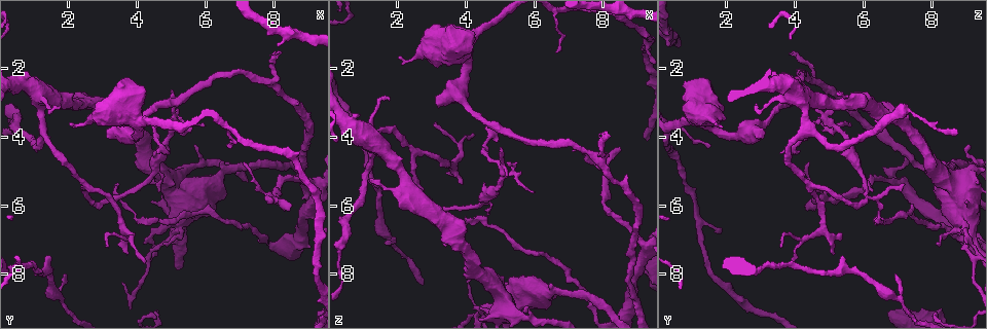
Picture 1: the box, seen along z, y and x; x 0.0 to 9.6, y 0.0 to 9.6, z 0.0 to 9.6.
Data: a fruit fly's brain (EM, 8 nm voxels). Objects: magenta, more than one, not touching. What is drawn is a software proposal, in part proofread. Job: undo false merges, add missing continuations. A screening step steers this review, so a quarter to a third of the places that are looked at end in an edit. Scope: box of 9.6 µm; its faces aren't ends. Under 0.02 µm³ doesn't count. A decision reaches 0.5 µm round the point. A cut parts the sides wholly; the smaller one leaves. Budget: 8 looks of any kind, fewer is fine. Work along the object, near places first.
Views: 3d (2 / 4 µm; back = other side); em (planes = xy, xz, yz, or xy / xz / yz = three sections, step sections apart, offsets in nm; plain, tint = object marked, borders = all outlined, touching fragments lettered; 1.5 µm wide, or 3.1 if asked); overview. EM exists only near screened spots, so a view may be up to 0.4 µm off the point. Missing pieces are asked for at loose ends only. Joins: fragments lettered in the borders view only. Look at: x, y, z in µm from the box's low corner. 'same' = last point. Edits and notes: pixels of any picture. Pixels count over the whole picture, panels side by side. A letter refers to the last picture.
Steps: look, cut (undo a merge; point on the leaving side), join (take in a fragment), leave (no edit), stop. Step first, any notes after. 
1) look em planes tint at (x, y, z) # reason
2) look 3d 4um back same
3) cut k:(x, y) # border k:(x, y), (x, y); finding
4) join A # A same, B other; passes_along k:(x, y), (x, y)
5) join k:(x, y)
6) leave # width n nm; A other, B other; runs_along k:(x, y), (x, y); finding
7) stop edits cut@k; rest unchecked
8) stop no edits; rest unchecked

look em planes borders at (3.15, 3.85, 3.05) # an open end

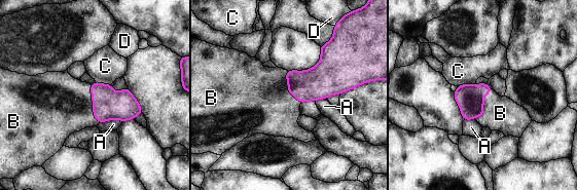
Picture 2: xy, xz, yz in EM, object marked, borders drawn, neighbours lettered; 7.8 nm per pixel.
join B # A other, B same, C other, D other; it goes on there

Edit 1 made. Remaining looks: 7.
look em xy step 4 tint at (5.10, 3.50, 4.90) # sharp bend

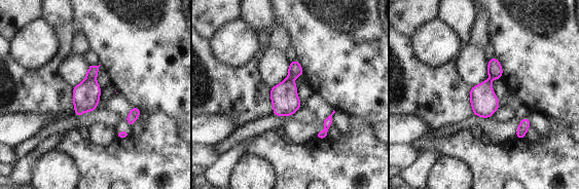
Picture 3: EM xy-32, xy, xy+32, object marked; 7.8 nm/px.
look em planes borders same

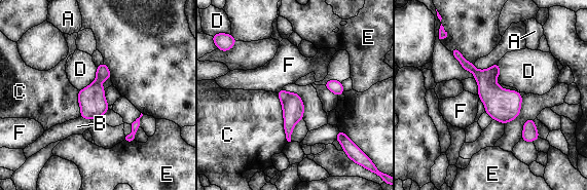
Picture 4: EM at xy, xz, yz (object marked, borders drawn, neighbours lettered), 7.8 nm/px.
leave # A other, B other, C other, D other, E other, F other; border 4:(97, 67), (96, 79), (79, 90); continuous, no second cell

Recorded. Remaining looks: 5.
look 3d 4um back at (3.45, 5.80, 6.10) # narrows sharply

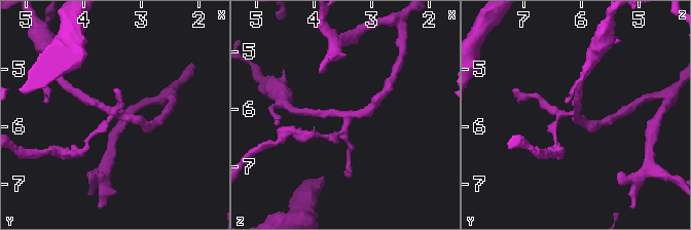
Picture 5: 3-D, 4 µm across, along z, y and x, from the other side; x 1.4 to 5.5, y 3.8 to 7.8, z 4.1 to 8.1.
look em xz step 8 borders at (3.40, 5.80, 6.15) # need the tissue

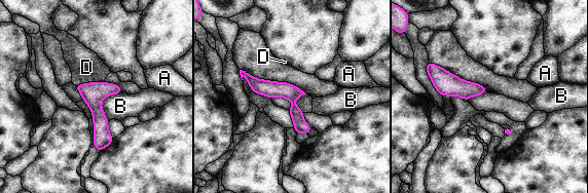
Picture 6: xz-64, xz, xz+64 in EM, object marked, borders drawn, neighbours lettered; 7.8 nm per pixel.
leave # A other, B other, D other; runs_along 6:(243, 73), (282, 89), (307, 128); all the same cell

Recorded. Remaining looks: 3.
stop edits join@2; rest unchecked

